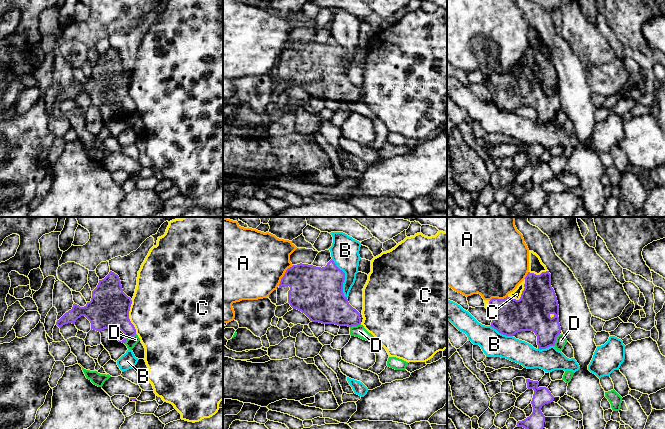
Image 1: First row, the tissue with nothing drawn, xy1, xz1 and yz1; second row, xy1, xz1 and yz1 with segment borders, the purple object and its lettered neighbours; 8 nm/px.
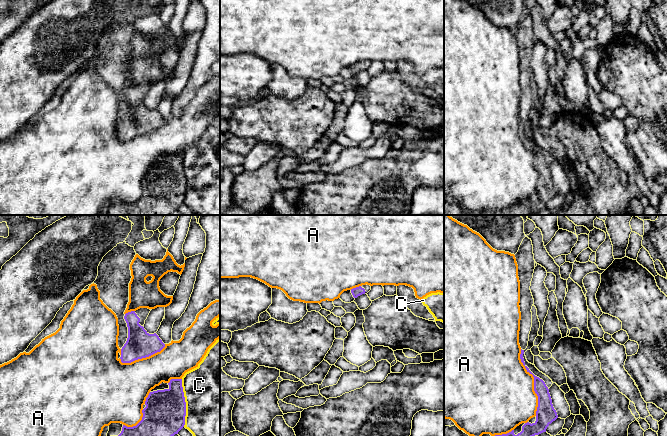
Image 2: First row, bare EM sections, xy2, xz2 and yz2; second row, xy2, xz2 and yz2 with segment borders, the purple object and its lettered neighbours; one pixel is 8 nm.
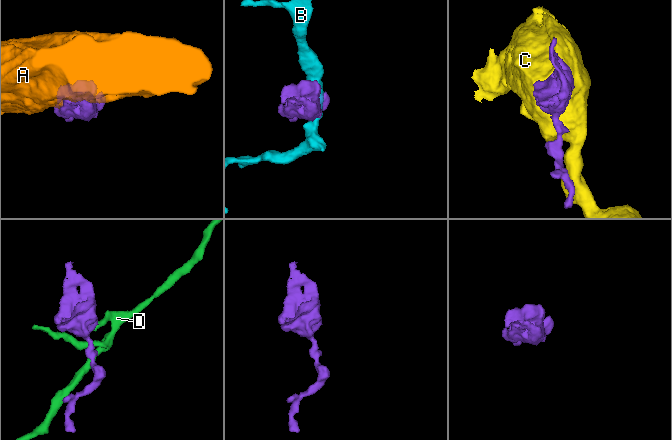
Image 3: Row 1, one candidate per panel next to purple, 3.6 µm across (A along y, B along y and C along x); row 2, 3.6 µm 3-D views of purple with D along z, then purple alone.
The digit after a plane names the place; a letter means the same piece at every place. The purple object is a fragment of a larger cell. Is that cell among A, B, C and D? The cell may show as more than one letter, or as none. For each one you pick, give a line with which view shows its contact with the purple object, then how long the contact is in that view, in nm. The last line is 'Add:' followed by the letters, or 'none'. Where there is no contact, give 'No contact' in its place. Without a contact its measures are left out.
Add: none

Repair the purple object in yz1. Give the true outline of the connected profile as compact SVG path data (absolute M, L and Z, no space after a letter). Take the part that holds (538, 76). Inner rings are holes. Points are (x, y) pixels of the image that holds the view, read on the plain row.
M549 47L542 48L540 51L528 48L524 63L519 76L507 72L504 75L492 74L489 77L487 87L492 95L490 102L506 112L513 112L521 107L532 107L537 112L540 126L554 122L561 103L558 93L559 81L551 62L551 50Z

